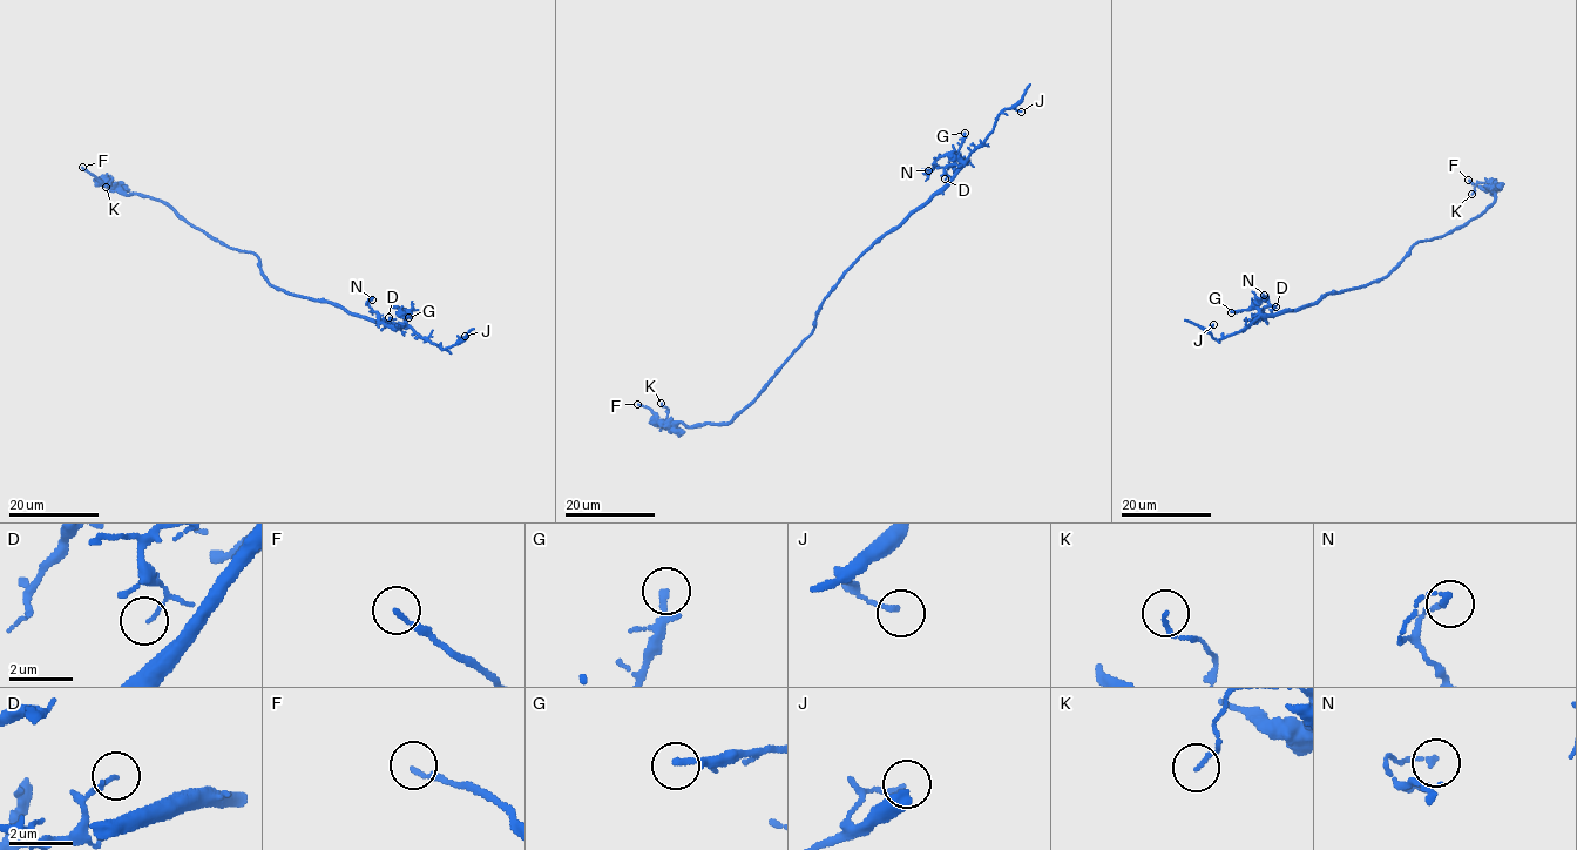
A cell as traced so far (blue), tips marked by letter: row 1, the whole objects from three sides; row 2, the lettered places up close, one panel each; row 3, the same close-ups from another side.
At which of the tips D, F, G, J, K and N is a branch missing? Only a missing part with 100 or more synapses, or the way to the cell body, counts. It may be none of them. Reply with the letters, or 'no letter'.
no letter

